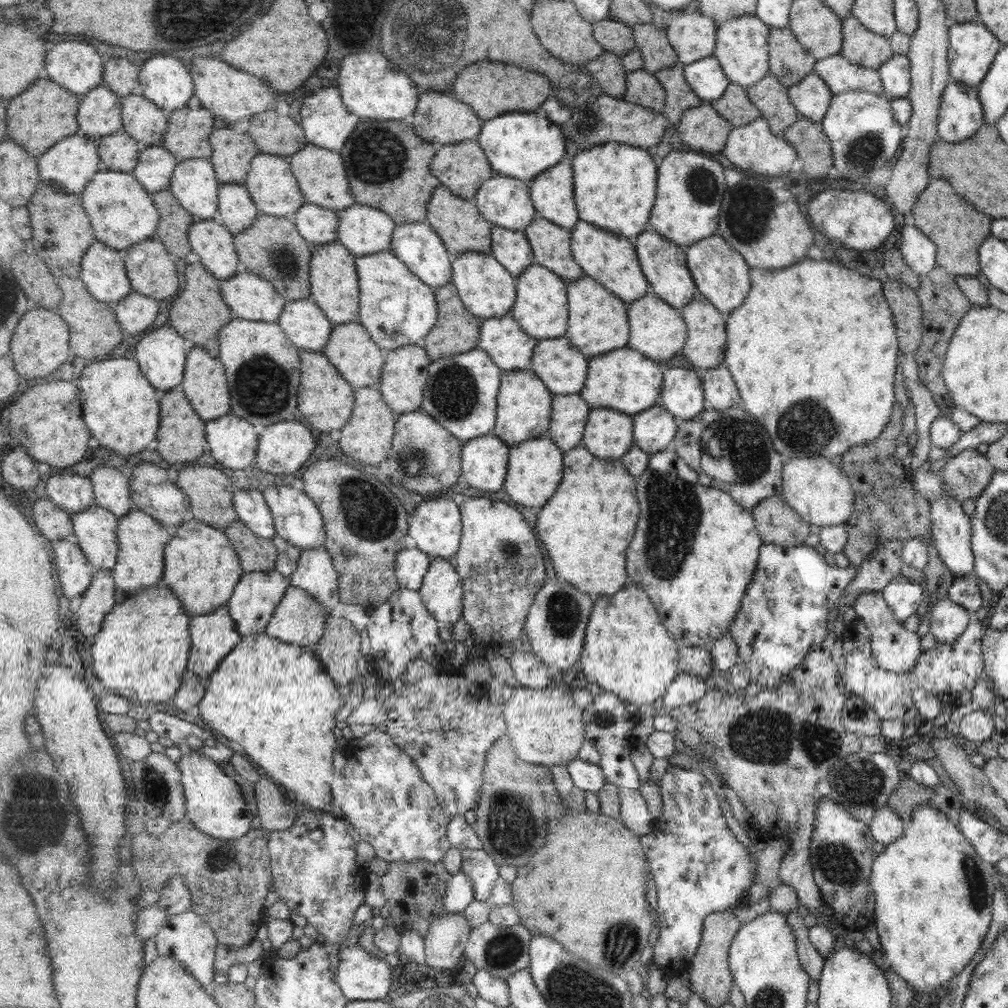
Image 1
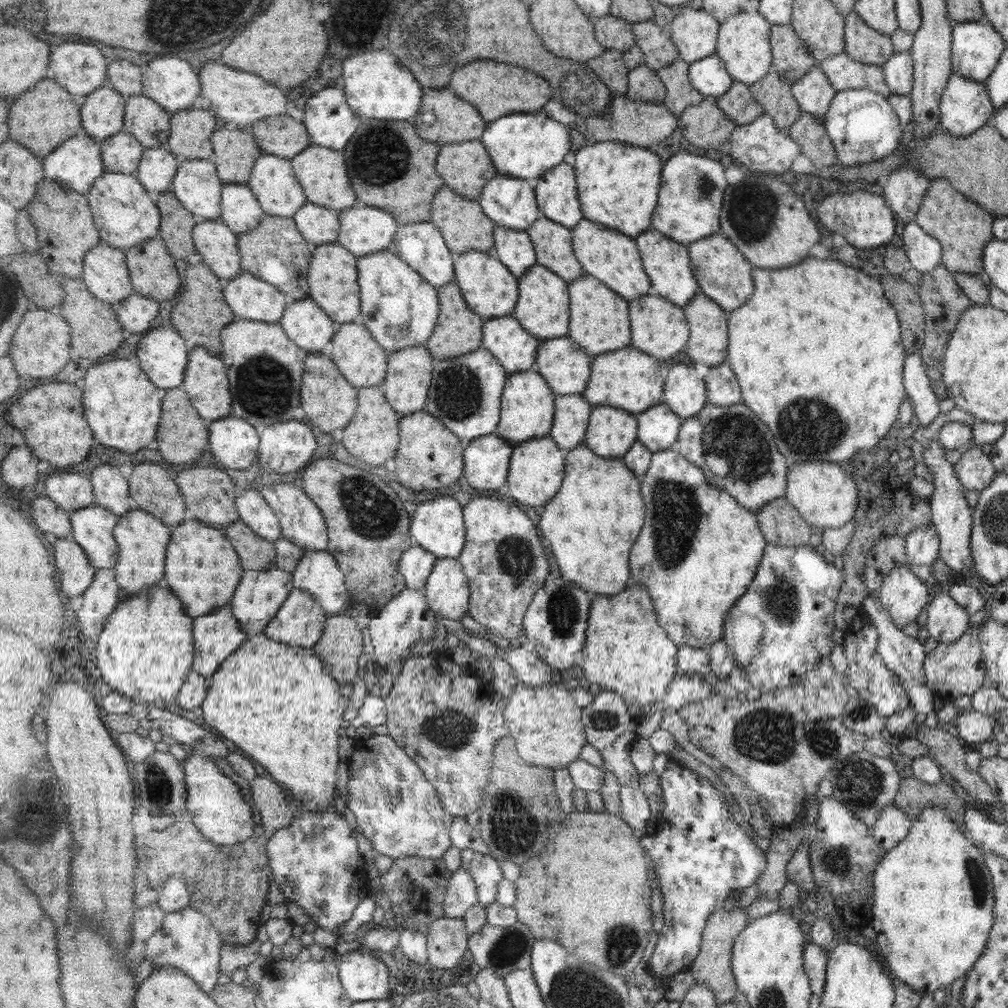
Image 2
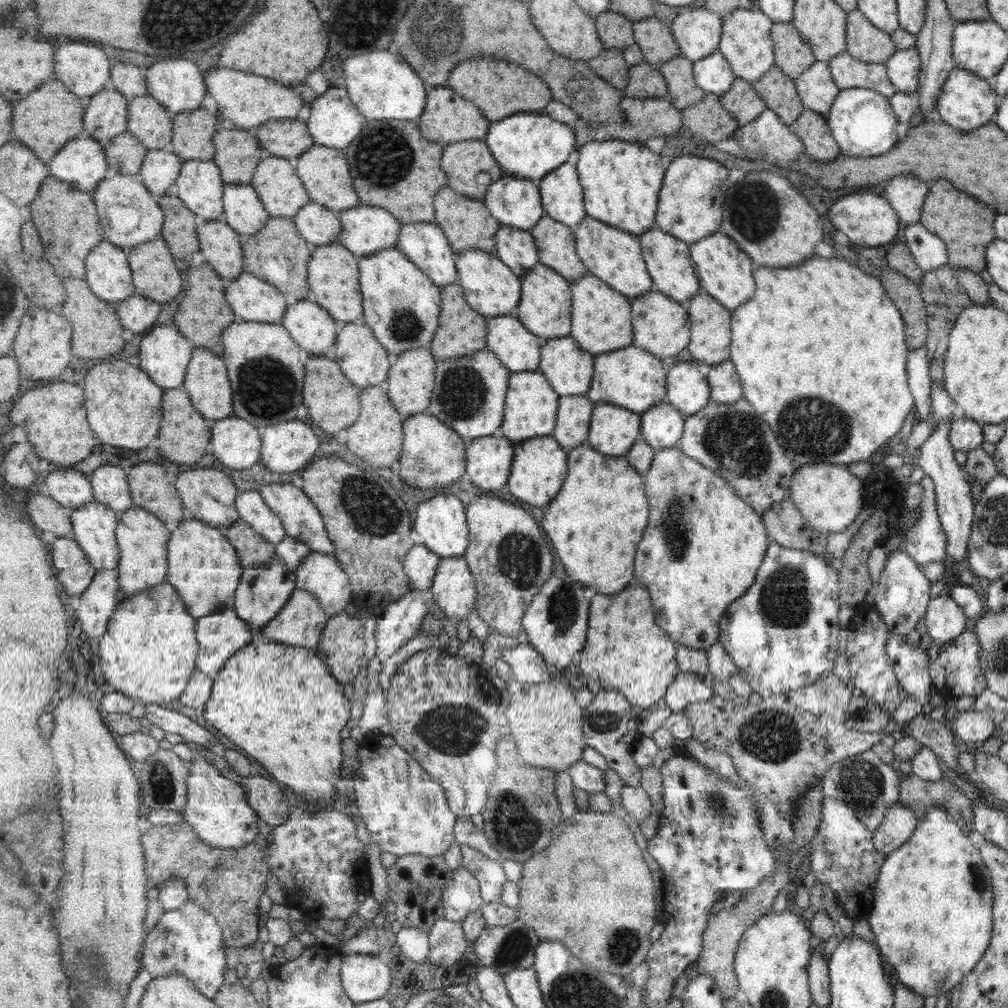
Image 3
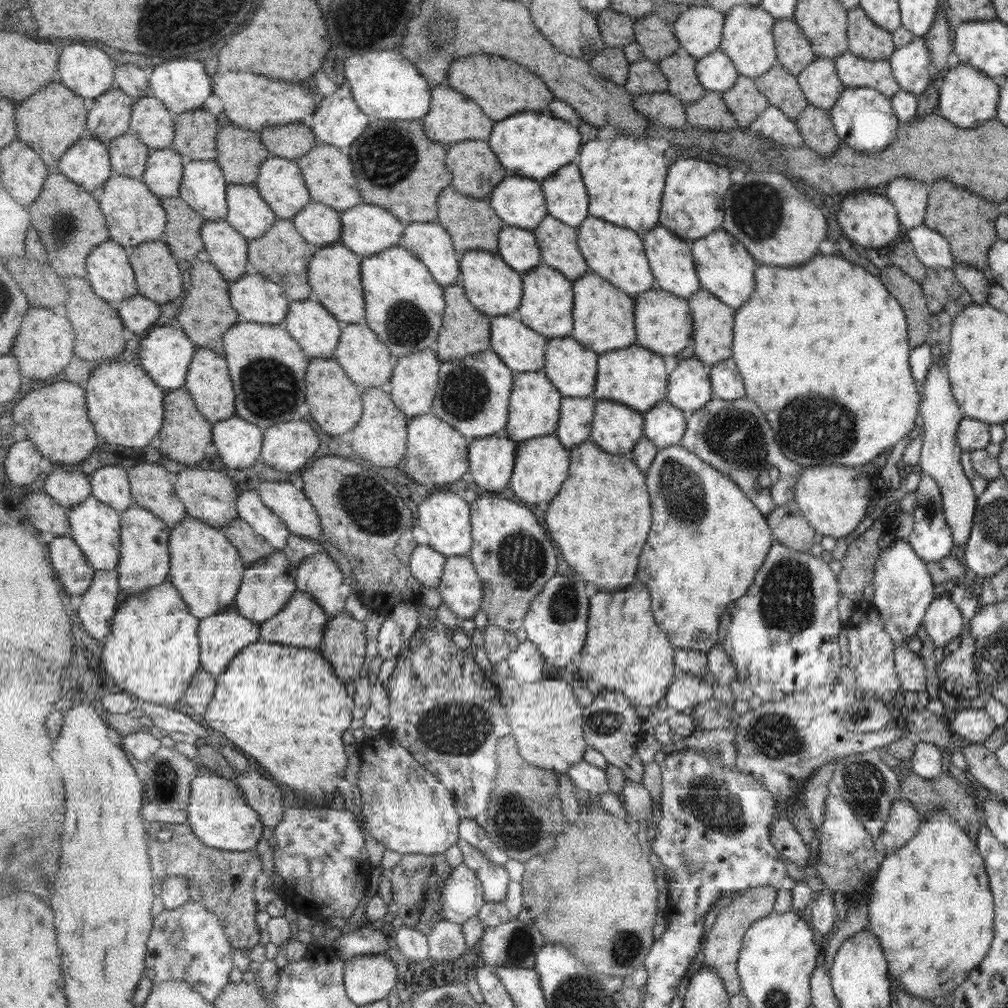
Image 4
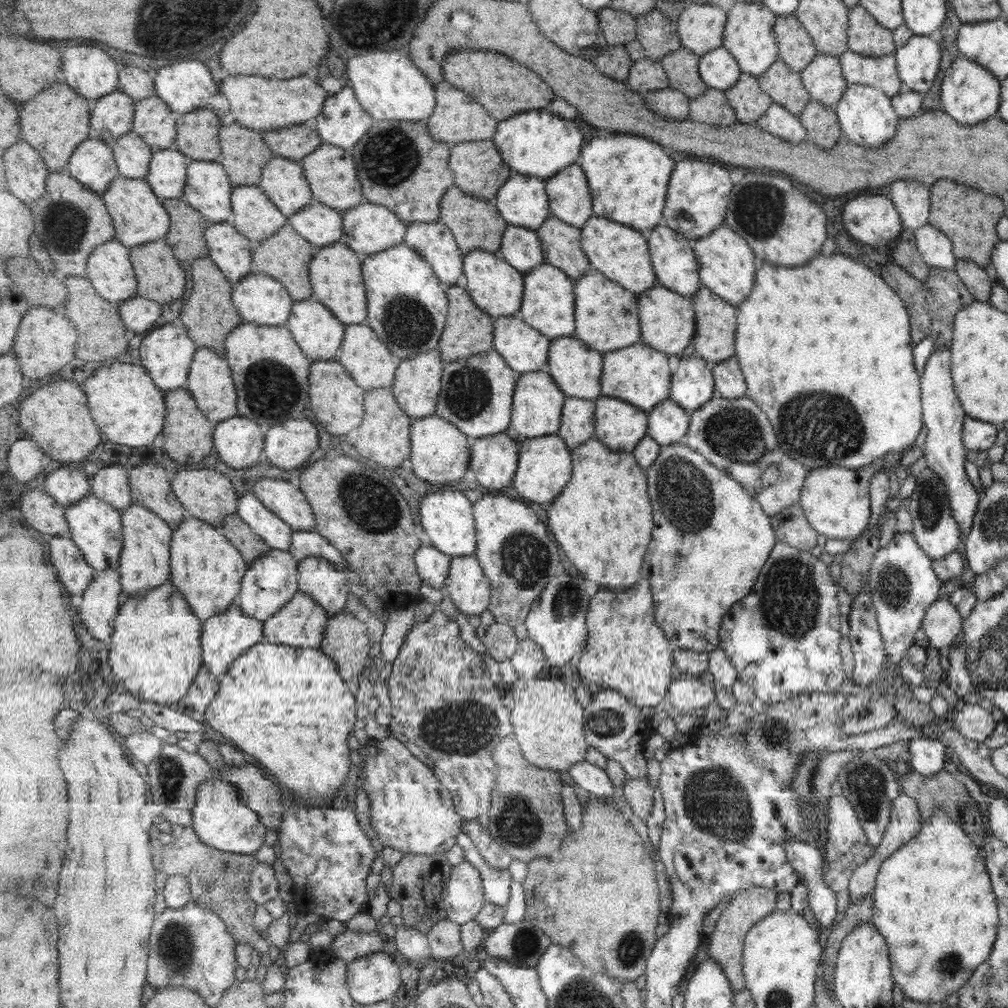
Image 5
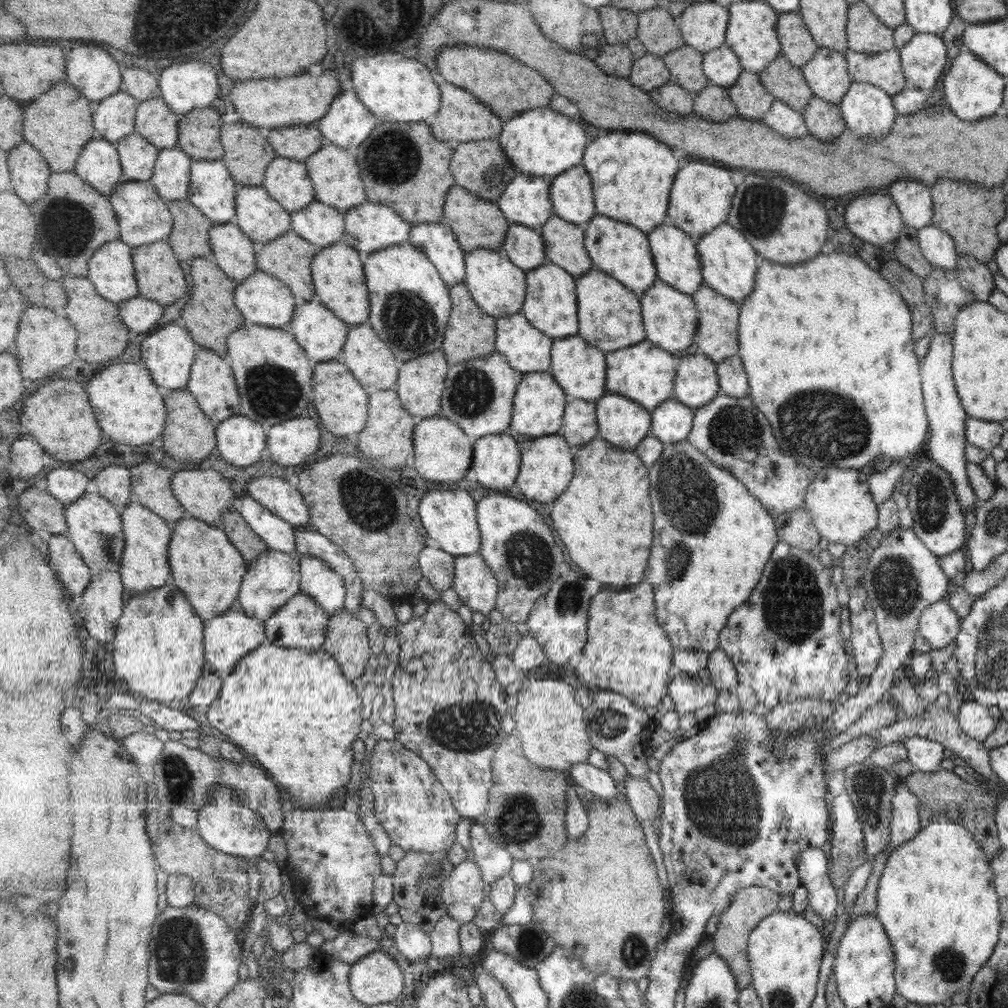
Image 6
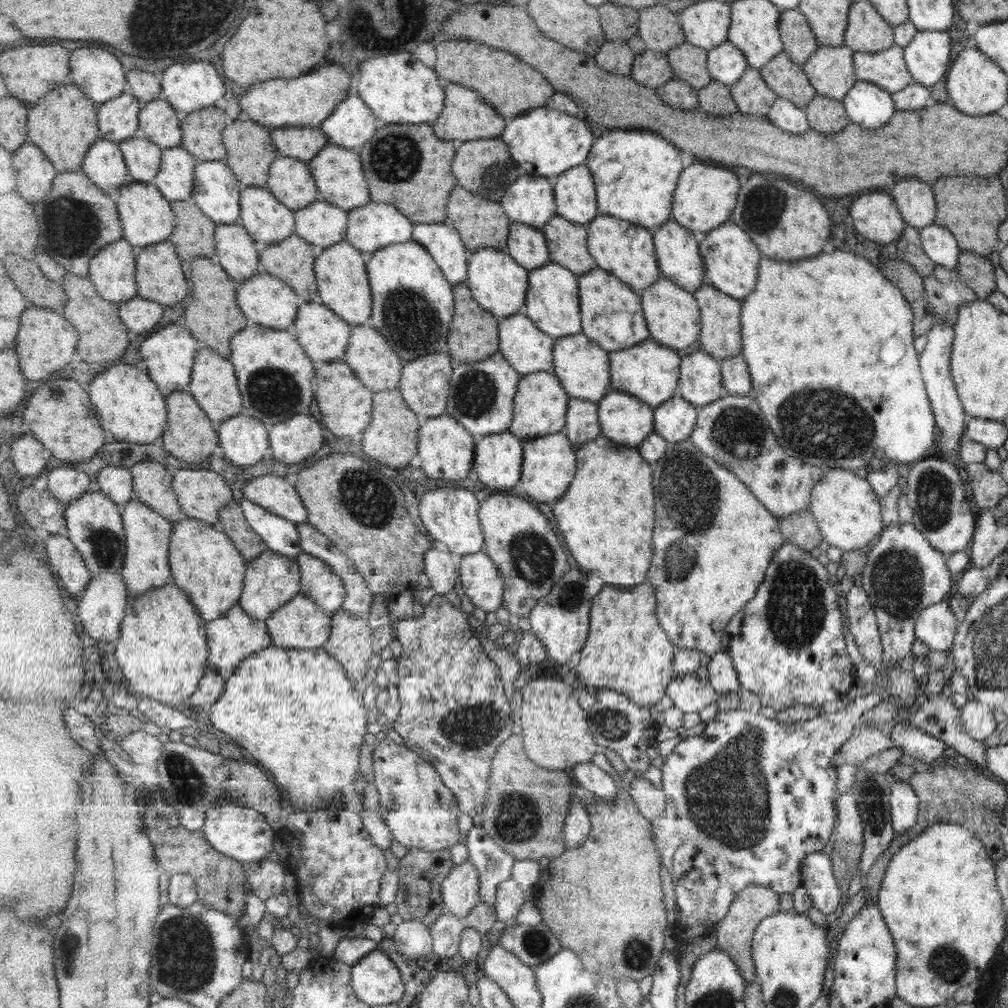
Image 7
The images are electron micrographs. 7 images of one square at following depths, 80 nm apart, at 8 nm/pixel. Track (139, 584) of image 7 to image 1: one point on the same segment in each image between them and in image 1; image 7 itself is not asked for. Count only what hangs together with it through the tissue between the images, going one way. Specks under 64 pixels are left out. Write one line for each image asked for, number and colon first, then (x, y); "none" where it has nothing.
1: (143, 539)
2: (143, 538)
3: (143, 538)
4: (145, 562)
5: (145, 563)
6: (146, 563)

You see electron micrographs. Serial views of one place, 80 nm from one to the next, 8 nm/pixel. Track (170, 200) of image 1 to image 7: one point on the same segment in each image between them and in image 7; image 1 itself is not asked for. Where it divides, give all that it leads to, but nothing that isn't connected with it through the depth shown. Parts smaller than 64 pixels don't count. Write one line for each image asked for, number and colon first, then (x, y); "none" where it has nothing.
2: (177, 228)
3: (181, 225)
4: (183, 233)
5: (186, 236)
6: (191, 238)
7: (195, 235)

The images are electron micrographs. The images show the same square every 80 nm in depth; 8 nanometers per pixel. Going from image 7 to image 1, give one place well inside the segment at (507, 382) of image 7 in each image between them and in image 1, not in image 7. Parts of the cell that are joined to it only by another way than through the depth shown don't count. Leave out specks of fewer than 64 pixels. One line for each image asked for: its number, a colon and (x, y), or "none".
1: (462, 393)
2: (466, 393)
3: (472, 390)
4: (474, 394)
5: (477, 396)
6: (479, 395)

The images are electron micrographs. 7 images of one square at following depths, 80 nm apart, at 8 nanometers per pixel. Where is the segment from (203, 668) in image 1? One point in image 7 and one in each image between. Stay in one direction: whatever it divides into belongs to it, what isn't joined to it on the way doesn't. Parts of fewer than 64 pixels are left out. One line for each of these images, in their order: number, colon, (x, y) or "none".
2: (218, 635)
3: (222, 634)
4: (224, 635)
5: (228, 635)
6: (230, 637)
7: (232, 638)

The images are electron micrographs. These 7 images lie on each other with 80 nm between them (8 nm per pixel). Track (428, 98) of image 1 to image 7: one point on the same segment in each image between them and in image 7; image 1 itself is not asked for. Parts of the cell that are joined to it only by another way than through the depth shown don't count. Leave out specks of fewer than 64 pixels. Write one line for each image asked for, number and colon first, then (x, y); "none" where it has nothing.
2: (444, 118)
3: (449, 117)
4: (454, 117)
5: (458, 117)
6: (464, 117)
7: (468, 117)

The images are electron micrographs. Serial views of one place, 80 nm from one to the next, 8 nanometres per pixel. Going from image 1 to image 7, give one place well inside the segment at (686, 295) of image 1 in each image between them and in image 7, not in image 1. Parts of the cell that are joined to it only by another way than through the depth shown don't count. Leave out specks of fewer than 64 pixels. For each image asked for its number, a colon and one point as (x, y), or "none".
2: (668, 263)
3: (670, 263)
4: (674, 267)
5: (674, 258)
6: (678, 261)
7: (677, 248)

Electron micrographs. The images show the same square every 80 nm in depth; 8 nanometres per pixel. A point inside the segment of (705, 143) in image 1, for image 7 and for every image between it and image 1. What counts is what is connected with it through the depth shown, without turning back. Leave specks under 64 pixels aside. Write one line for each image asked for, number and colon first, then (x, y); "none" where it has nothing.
2: (706, 125)
3: (708, 121)
4: (711, 112)
5: (712, 107)
6: (713, 103)
7: (717, 99)

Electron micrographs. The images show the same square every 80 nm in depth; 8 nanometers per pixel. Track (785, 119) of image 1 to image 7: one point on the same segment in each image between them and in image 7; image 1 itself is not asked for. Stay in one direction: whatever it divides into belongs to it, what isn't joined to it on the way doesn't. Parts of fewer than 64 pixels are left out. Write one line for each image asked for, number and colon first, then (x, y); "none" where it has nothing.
2: (774, 93)
3: (779, 91)
4: (781, 88)
5: (784, 86)
6: (786, 82)
7: (787, 78)

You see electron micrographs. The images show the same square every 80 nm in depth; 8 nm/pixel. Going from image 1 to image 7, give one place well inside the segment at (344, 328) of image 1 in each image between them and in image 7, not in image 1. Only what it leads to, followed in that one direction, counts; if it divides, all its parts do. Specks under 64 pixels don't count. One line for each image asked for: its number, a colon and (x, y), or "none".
2: (361, 358)
3: (364, 359)
4: (368, 361)
5: (370, 362)
6: (372, 361)
7: (379, 366)

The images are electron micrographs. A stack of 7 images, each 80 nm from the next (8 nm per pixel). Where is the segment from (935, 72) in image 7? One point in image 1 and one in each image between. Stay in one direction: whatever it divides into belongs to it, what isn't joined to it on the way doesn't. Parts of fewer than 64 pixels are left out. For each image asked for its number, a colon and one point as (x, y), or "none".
1: (894, 75)
2: (897, 71)
3: (903, 66)
4: (910, 65)
5: (917, 62)
6: (922, 58)

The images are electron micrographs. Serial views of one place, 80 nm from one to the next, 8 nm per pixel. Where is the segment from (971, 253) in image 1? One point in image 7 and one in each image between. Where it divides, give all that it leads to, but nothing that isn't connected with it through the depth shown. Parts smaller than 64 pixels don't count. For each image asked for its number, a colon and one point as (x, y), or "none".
2: (961, 229)
3: (964, 225)
4: (966, 222)
5: (967, 218)
6: (969, 214)
7: (971, 209)

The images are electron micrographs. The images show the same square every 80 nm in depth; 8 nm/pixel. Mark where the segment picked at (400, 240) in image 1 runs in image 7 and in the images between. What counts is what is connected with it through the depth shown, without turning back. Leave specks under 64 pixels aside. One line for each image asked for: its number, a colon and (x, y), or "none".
2: (423, 246)
3: (427, 245)
4: (431, 242)
5: (435, 242)
6: (438, 240)
7: (442, 240)

